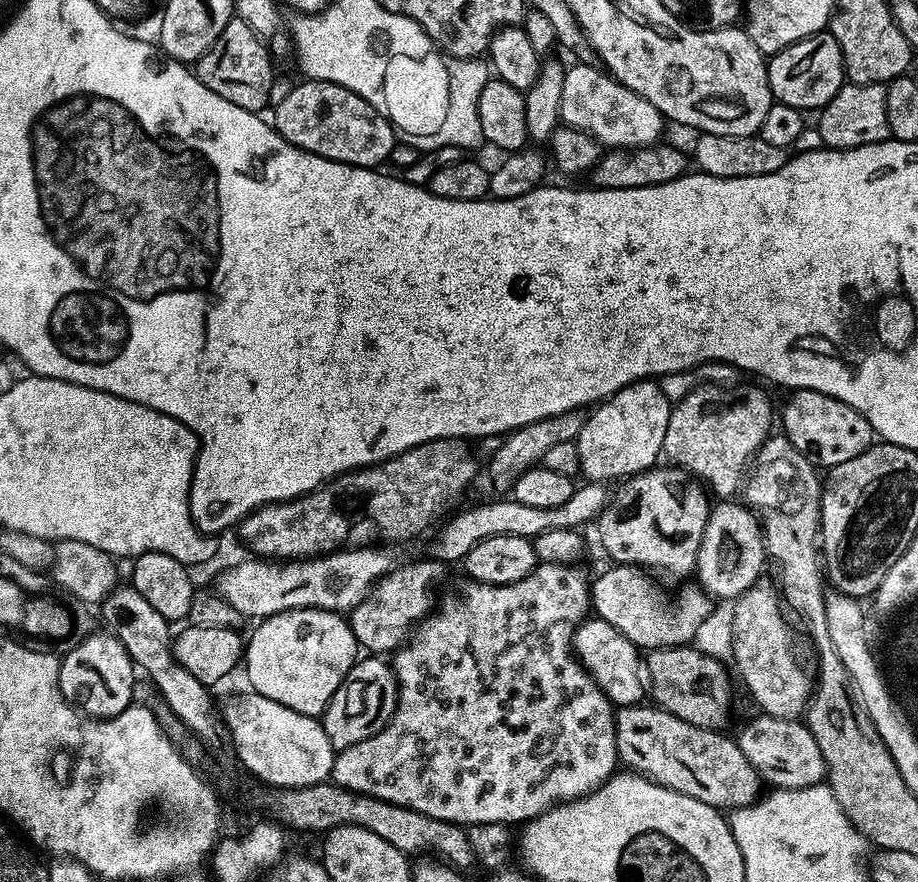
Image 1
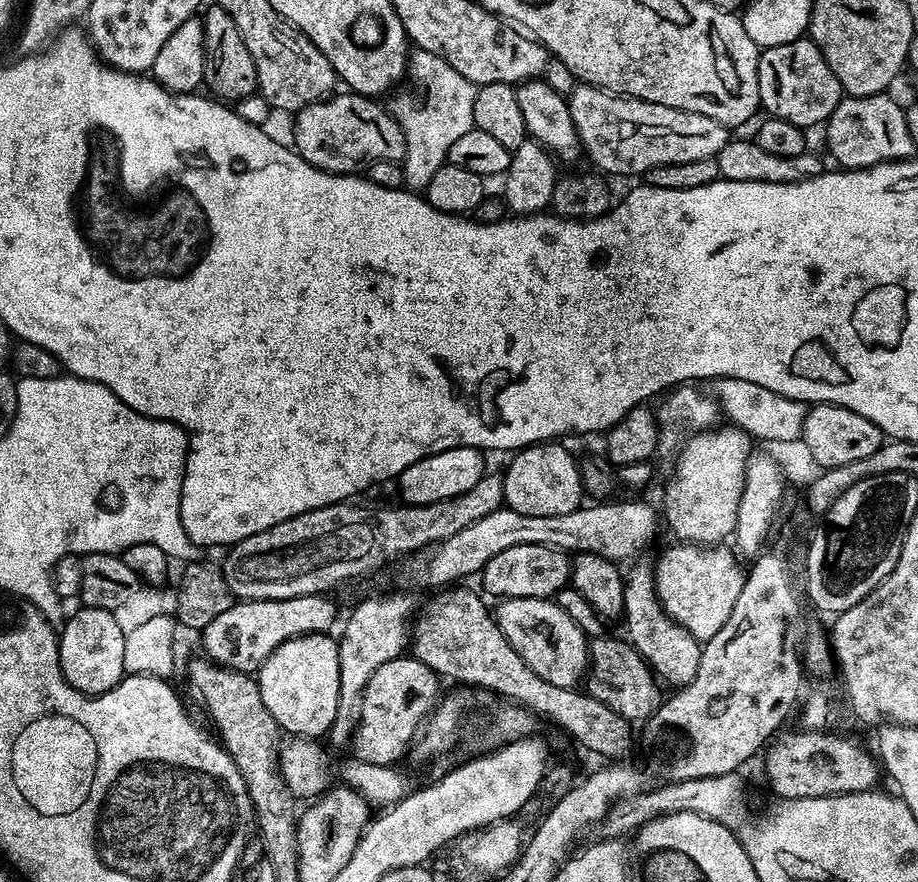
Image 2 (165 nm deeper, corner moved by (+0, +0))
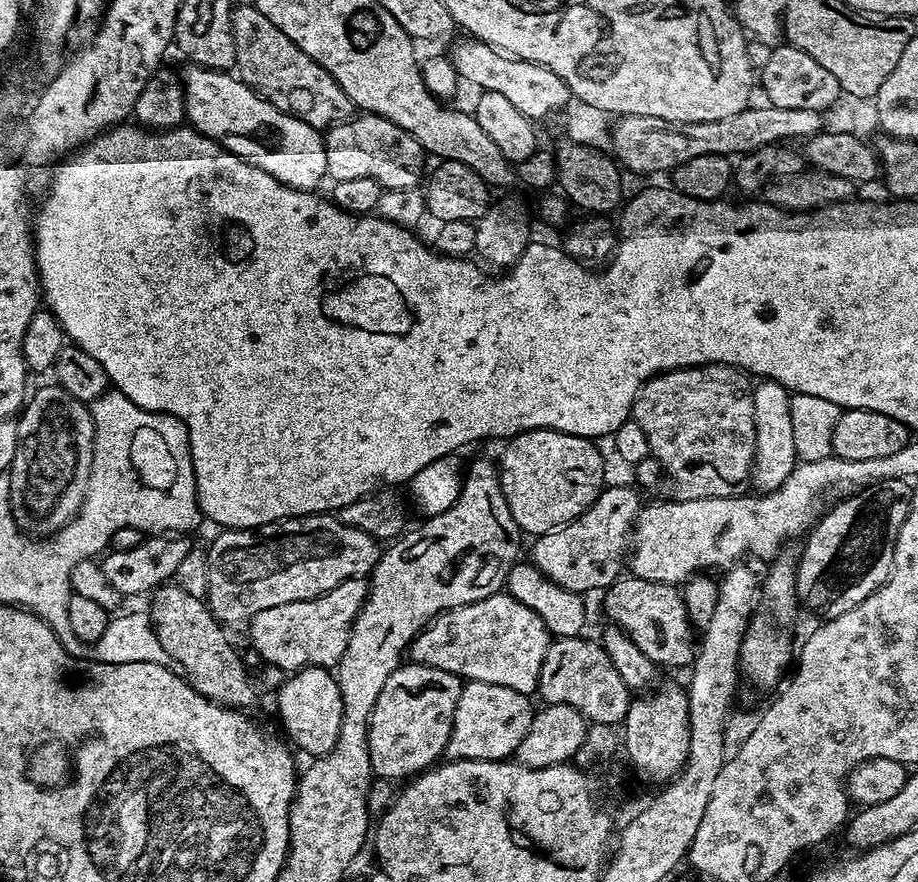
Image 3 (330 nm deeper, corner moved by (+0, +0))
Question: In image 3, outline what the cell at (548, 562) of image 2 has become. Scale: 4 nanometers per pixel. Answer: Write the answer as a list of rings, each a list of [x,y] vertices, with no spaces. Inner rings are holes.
[[[624,484],[617,488],[605,487],[598,499],[576,520],[563,524],[553,532],[544,532],[535,537],[531,541],[530,563],[533,567],[547,580],[553,580],[558,586],[581,594],[599,593],[619,580],[626,568],[630,537],[642,507],[641,493],[635,487],[632,488]]]

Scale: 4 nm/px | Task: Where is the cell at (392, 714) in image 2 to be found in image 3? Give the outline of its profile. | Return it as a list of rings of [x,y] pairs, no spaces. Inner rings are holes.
[[[411,662],[401,663],[386,678],[386,686],[382,686],[378,702],[374,702],[368,723],[370,766],[379,779],[407,781],[433,767],[445,755],[461,687],[459,676]]]

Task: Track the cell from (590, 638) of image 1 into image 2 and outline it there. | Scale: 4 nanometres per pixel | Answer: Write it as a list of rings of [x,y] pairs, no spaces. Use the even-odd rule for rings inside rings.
[[[504,598],[494,608],[496,624],[502,630],[506,642],[514,646],[516,653],[534,670],[538,678],[546,678],[546,682],[554,682],[554,686],[563,688],[576,688],[581,683],[588,666],[588,650],[590,647],[589,637],[576,625],[574,618],[566,610],[562,610],[555,599],[539,600],[538,598]]]

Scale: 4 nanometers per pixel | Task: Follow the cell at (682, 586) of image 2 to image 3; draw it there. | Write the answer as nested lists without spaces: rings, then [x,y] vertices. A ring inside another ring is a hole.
[[[631,574],[621,575],[619,580],[611,584],[603,593],[604,596],[604,612],[609,616],[611,623],[617,628],[621,628],[626,635],[634,642],[634,646],[638,646],[638,650],[642,650],[642,654],[646,654],[656,665],[664,668],[670,666],[689,667],[695,659],[697,641],[692,640],[694,629],[688,620],[686,614],[686,606],[681,589],[674,584],[666,582],[654,582],[646,578],[638,578]]]

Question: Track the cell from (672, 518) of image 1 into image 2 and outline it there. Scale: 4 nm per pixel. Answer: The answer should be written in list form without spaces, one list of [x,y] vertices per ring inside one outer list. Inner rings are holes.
[[[633,563],[629,567],[633,568],[627,569],[624,578],[622,624],[628,627],[626,639],[665,685],[673,684],[671,687],[679,690],[692,681],[694,674],[698,674],[702,644],[667,616],[656,593],[653,565],[640,563]]]

